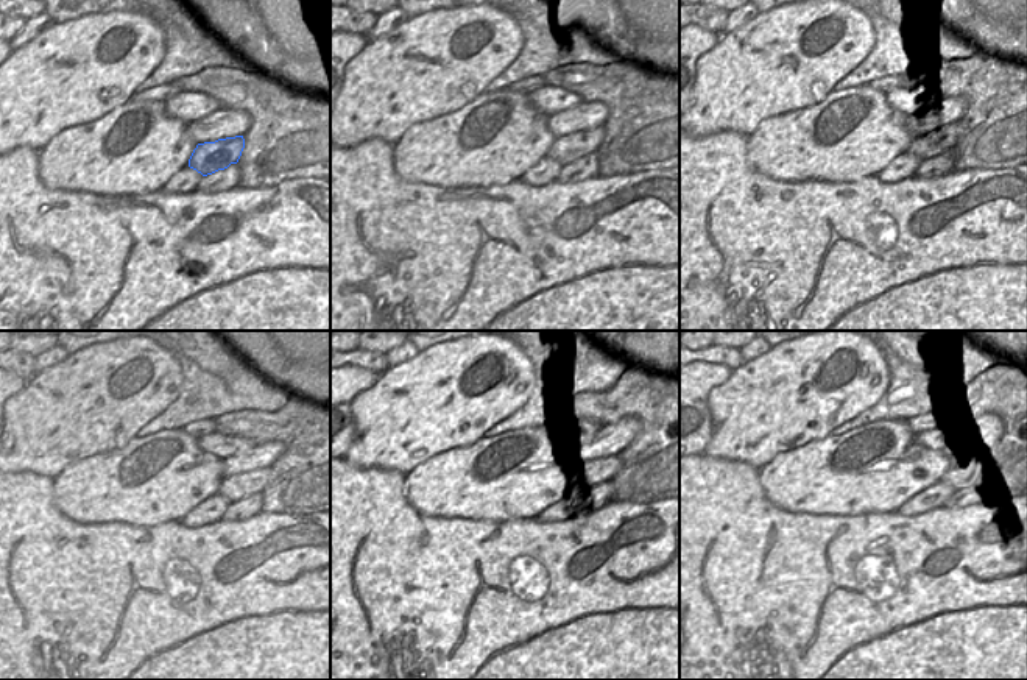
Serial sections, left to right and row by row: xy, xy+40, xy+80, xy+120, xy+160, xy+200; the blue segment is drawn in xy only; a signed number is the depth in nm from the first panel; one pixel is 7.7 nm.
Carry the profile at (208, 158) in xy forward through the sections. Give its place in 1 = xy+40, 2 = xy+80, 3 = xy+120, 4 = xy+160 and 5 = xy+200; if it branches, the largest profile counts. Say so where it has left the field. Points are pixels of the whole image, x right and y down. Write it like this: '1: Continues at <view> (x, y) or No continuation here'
1: Continues at xy+40 (566, 150)
2: Continues at xy+80 (932, 142)
3: Continues at xy+120 (234, 488)
4: Continues at xy+160 (591, 485)
5: Continues at xy+200 (965, 473)

